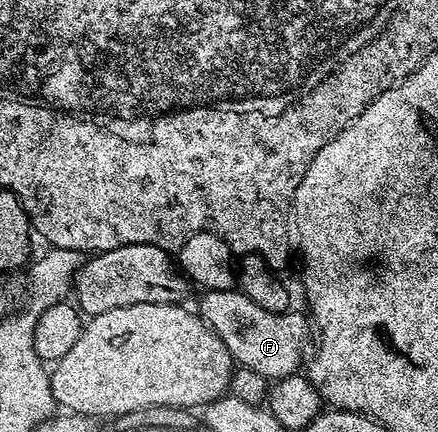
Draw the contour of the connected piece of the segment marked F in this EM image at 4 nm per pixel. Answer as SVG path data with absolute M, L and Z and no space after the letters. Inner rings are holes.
M239 289L210 290L199 295L198 313L205 324L226 344L233 363L258 372L269 380L297 373L305 365L310 322L295 312L275 314L260 308ZM304 353L305 358L304 358ZM301 365L301 366L300 366Z

